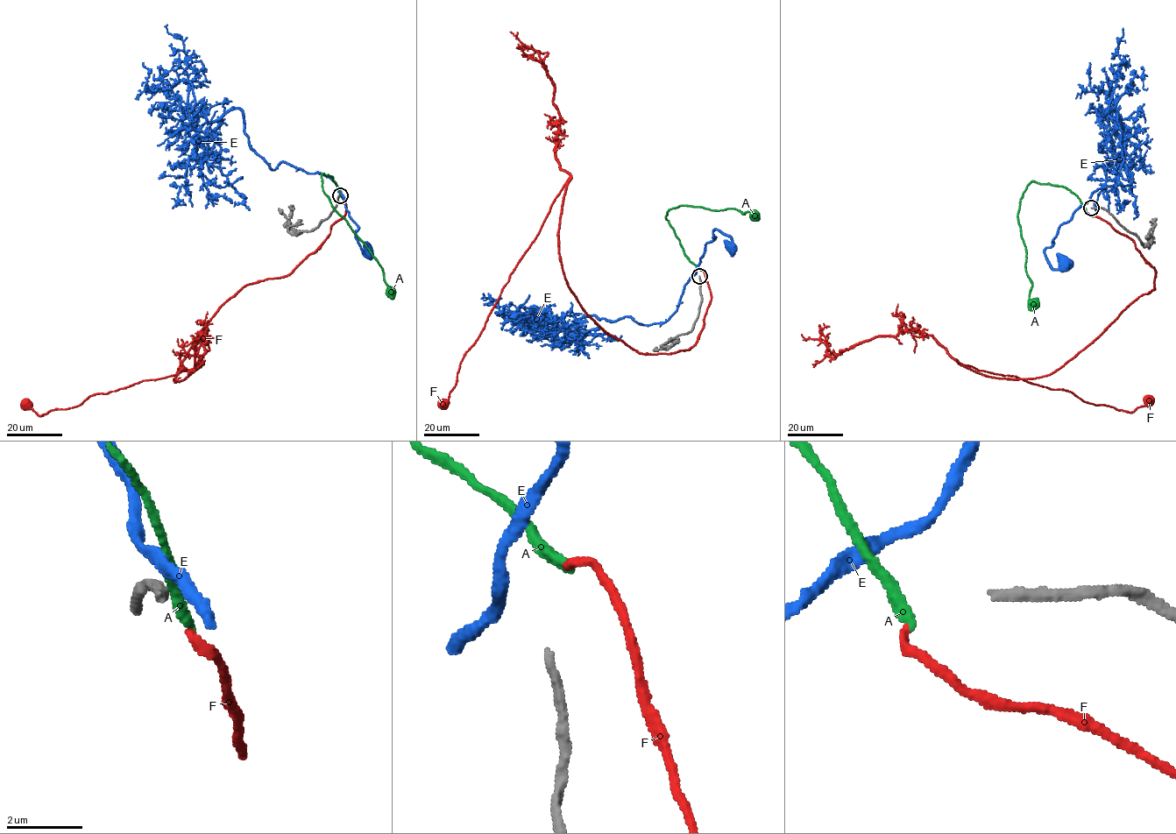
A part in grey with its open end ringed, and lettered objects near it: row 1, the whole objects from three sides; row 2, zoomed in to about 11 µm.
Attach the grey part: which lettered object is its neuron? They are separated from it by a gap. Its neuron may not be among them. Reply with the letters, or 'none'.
F

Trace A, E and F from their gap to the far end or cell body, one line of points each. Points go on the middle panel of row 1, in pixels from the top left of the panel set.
A: (700, 270), (685, 255), (666, 217), (668, 211), (679, 206), (694, 206), (734, 208), (754, 215)
E: (697, 272), (705, 244), (715, 237), (714, 229), (729, 236), (732, 247)
F: (700, 270), (711, 299), (688, 349), (638, 353), (605, 332), (564, 276), (558, 229), (565, 184), (444, 403)

